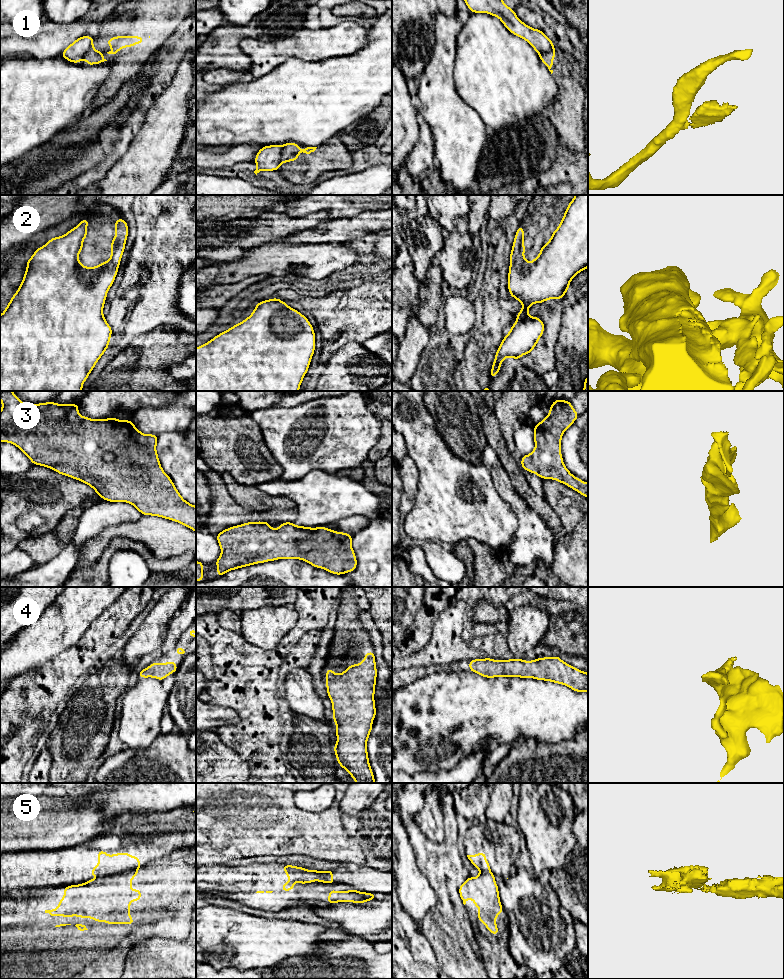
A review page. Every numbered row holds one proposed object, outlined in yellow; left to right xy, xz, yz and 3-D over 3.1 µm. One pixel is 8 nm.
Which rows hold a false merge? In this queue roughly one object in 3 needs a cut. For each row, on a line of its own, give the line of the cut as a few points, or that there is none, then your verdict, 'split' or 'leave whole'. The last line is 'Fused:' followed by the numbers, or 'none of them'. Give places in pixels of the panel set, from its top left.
1: cut xz (283, 145), (280, 162); split
2: cut none; leave whole
3: cut none; leave whole
4: cut none; leave whole
5: cut xy (140, 866), (117, 874), (100, 877); split
Fused: 1, 5

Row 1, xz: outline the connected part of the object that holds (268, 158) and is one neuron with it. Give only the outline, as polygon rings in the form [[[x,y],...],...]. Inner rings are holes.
[[[269,145],[262,147],[254,162],[257,165],[254,173],[257,175],[260,171],[274,171],[279,170],[281,166],[281,153],[283,145]]]

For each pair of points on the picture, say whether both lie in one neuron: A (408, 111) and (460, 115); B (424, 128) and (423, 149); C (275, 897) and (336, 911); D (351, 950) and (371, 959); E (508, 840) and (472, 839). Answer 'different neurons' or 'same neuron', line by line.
A: different neurons
B: same neuron
C: different neurons
D: same neuron
E: same neuron

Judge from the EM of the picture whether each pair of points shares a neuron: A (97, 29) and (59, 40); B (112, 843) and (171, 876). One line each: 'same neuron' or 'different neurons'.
A: different neurons
B: different neurons

